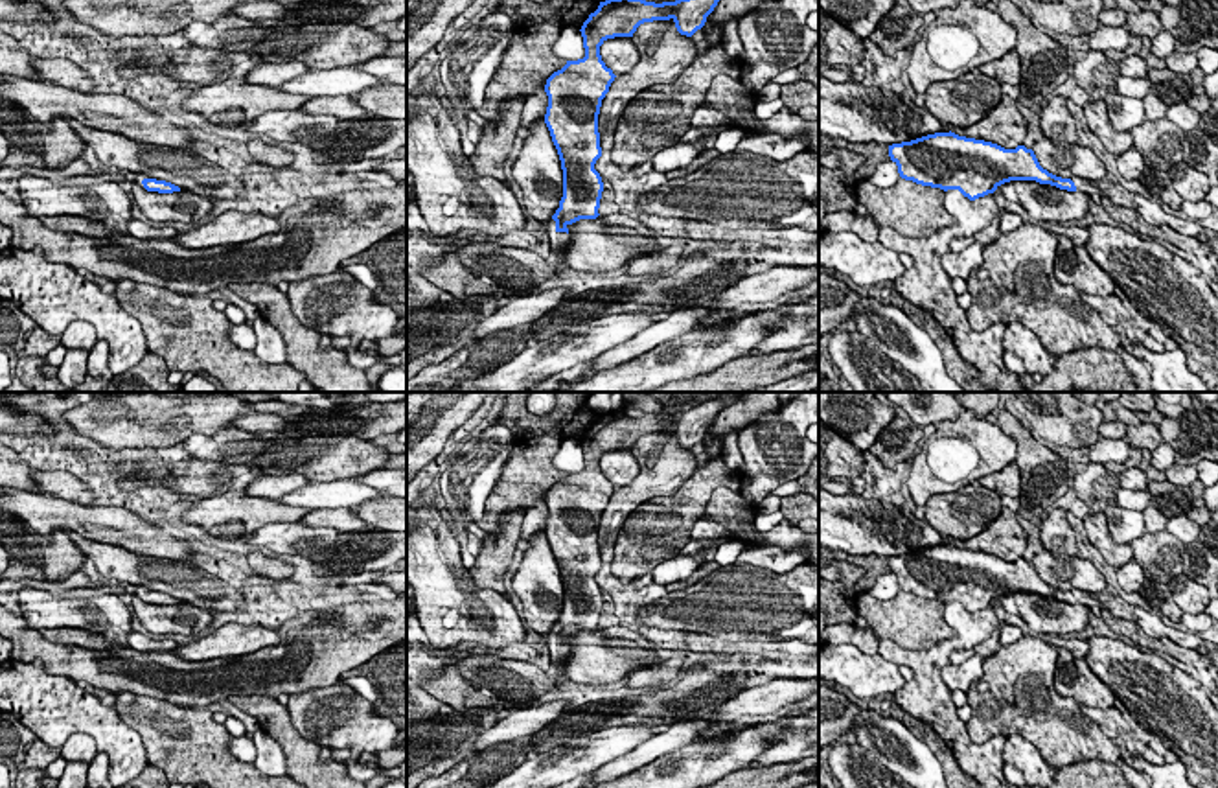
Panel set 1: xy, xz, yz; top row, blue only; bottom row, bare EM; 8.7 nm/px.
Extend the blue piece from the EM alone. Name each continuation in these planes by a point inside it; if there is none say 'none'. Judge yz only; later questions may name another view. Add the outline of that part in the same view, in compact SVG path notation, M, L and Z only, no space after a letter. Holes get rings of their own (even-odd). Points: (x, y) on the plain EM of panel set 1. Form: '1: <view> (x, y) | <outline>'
1: yz (1150, 623) | M1076 589L1073 595L1076 598L1076 604L1082 604L1089 609L1093 606L1108 609L1113 617L1135 622L1146 635L1154 639L1166 637L1176 644L1192 650L1198 650L1200 646L1205 646L1209 650L1218 650L1216 644L1203 641L1198 633L1170 628L1161 620L1159 615L1150 613L1141 606L1128 604L1124 598L1109 595L1108 591L1084 593Z

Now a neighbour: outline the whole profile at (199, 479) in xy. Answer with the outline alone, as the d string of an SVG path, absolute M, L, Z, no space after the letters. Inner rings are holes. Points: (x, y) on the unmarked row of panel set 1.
M191 458L166 466L160 475L164 488L204 499L232 490L243 492L265 473L258 466Z

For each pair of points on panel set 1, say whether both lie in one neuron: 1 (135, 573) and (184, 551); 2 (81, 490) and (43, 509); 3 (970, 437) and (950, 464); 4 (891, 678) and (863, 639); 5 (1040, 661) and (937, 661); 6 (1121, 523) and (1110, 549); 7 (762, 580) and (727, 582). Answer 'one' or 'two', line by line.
1: two
2: two
3: one
4: two
5: two
6: two
7: one

